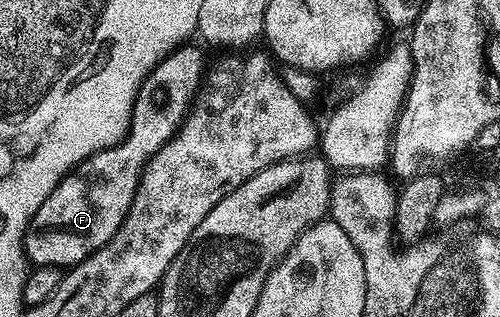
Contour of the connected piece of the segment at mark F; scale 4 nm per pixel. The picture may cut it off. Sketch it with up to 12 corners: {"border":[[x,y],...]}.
{"border":[[172,51],[137,94],[124,141],[55,185],[25,258],[68,269],[123,225],[145,162],[207,69]]}

